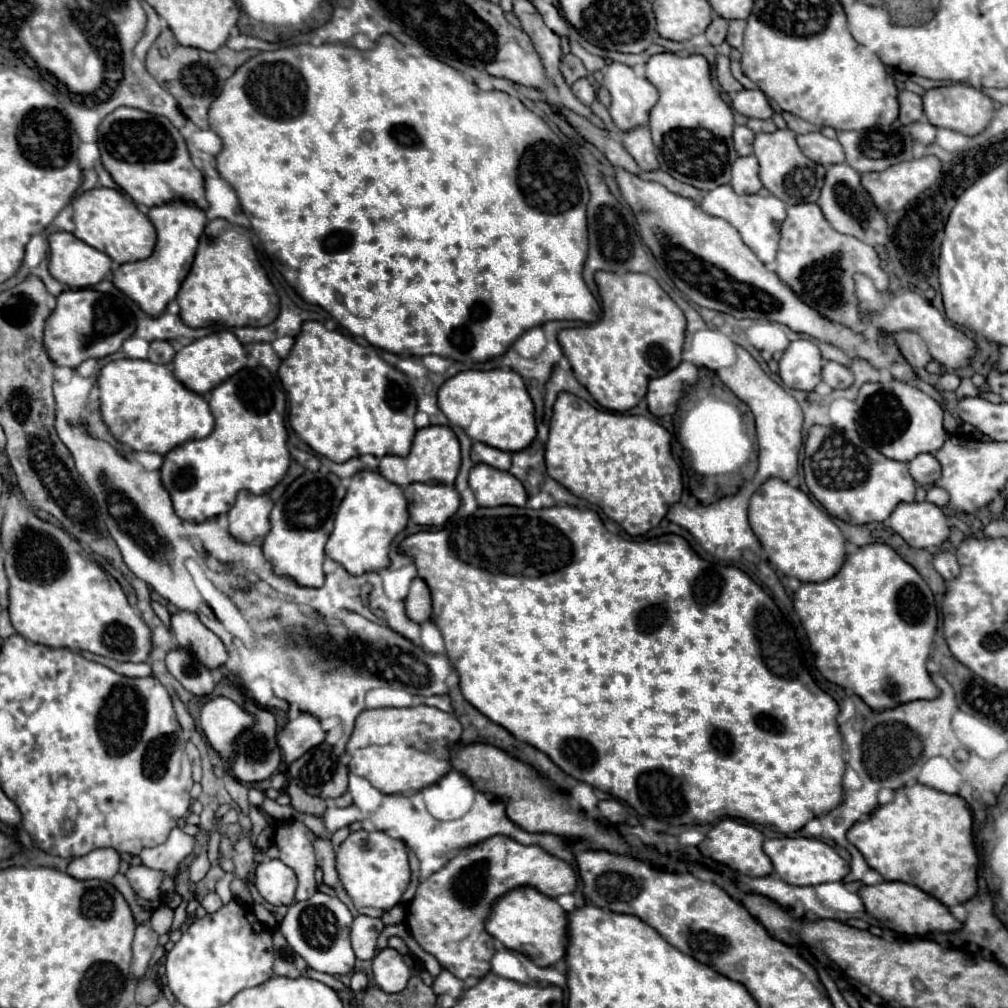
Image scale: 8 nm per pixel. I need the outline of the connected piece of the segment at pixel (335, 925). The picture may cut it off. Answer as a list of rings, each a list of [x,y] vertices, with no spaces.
[[[316,891],[310,899],[292,903],[278,929],[286,937],[290,947],[298,955],[302,955],[312,969],[330,975],[342,975],[350,973],[356,961],[356,955],[350,945],[350,925],[352,925],[352,913],[348,911],[348,907],[338,897]]]

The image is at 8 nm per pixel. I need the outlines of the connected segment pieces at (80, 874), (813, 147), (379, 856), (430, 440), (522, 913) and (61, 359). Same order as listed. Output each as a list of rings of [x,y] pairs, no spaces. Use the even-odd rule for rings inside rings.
[[[94,849],[82,857],[74,857],[68,875],[76,879],[112,879],[118,873],[120,855],[114,849]]]
[[[820,131],[798,135],[798,145],[806,157],[818,161],[820,165],[834,165],[844,161],[844,149],[836,139],[824,137]]]
[[[352,831],[336,851],[336,871],[358,913],[370,917],[382,917],[382,913],[396,907],[410,883],[406,847],[384,831]]]
[[[428,425],[424,429],[416,431],[416,437],[412,441],[412,451],[406,457],[398,455],[386,455],[380,459],[380,475],[388,479],[394,485],[406,487],[410,483],[444,483],[454,485],[454,479],[460,469],[460,443],[450,427],[444,425]]]
[[[524,885],[510,889],[494,901],[490,915],[486,919],[486,931],[498,939],[506,949],[524,953],[538,967],[550,967],[566,955],[566,911],[556,903],[556,899],[542,895],[538,889]]]
[[[68,289],[58,295],[56,309],[46,319],[44,345],[54,365],[76,369],[86,359],[102,359],[110,353],[116,353],[120,345],[134,333],[134,329],[136,321],[126,301],[94,289]]]

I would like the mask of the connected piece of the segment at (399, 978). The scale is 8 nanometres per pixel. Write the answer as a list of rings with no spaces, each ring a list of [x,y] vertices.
[[[386,947],[374,955],[372,973],[376,985],[386,993],[400,993],[410,979],[410,969],[404,963],[404,957],[392,947]]]

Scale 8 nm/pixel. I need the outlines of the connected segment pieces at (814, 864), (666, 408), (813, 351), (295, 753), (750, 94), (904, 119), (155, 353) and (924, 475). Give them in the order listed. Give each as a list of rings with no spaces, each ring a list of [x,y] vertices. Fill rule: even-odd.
[[[810,837],[766,839],[764,853],[770,857],[774,871],[780,875],[780,879],[790,885],[820,885],[828,881],[842,881],[850,871],[848,863],[830,845],[826,845],[820,839],[810,839]]]
[[[682,361],[670,373],[650,381],[648,393],[646,393],[650,413],[656,417],[672,415],[676,411],[678,399],[682,397],[682,387],[692,385],[696,381],[698,381],[698,369],[688,361]]]
[[[806,339],[792,341],[784,351],[780,365],[780,379],[790,389],[800,391],[814,391],[820,383],[820,369],[822,369],[822,355],[820,349]]]
[[[300,713],[296,719],[290,719],[286,727],[278,733],[278,747],[282,749],[284,761],[290,765],[308,749],[320,745],[326,733],[320,727],[320,721],[310,713]]]
[[[742,89],[734,95],[732,107],[744,115],[744,117],[756,117],[756,119],[770,119],[772,109],[766,101],[766,95],[760,89]]]
[[[902,89],[898,93],[898,103],[900,103],[900,115],[898,115],[898,119],[900,119],[902,125],[910,125],[910,123],[920,121],[924,117],[922,97],[920,95]]]
[[[152,341],[150,343],[150,361],[154,363],[170,363],[174,359],[174,349],[168,341]]]
[[[922,453],[910,463],[910,475],[918,485],[934,485],[940,477],[940,463],[932,453]]]

